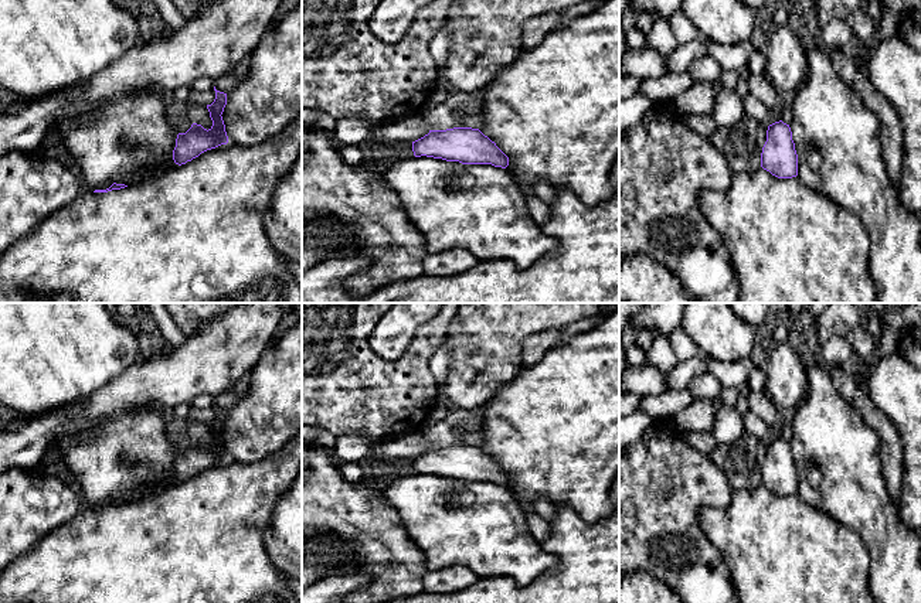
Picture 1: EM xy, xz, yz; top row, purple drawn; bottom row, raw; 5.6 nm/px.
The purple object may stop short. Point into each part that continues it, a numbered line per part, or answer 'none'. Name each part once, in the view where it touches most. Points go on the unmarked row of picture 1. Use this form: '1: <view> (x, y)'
none

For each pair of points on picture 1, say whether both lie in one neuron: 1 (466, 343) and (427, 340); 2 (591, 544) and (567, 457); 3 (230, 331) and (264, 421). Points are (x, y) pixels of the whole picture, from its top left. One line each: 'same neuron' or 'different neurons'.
1: different neurons
2: different neurons
3: different neurons

